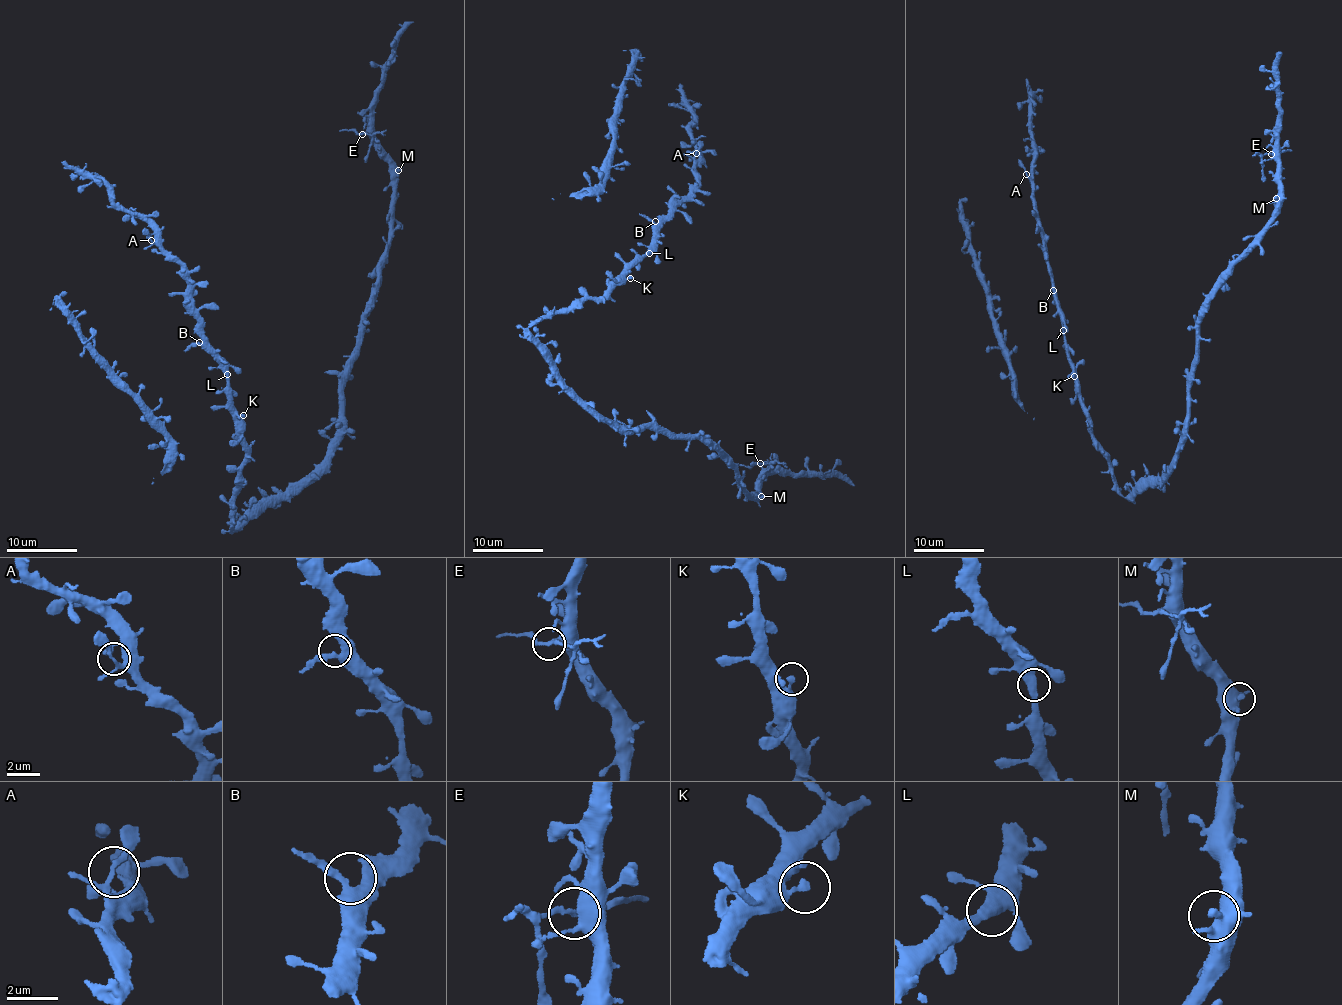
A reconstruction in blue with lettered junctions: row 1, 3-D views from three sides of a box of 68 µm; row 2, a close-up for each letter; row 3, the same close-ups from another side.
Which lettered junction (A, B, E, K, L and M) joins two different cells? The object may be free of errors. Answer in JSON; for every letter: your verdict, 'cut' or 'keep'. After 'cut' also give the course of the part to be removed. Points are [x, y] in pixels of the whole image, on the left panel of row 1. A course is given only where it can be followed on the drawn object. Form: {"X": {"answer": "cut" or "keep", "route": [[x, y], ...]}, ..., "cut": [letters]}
{"A": {"answer": "keep"}, "B": {"answer": "keep"}, "E": {"answer": "cut", "route": [[361, 133], [372, 137], [364, 162]]}, "K": {"answer": "keep"}, "L": {"answer": "keep"}, "M": {"answer": "keep"}, "cut": ["E"]}

